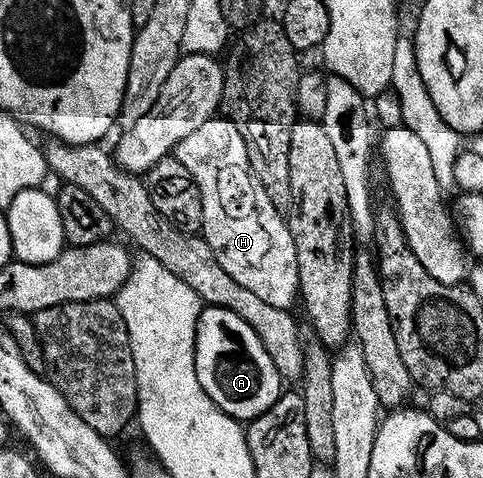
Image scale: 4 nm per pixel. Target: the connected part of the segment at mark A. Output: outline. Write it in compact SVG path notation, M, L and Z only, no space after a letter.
M204 306L201 325L195 330L195 372L213 405L244 425L269 413L285 394L285 380L257 333L229 309Z

